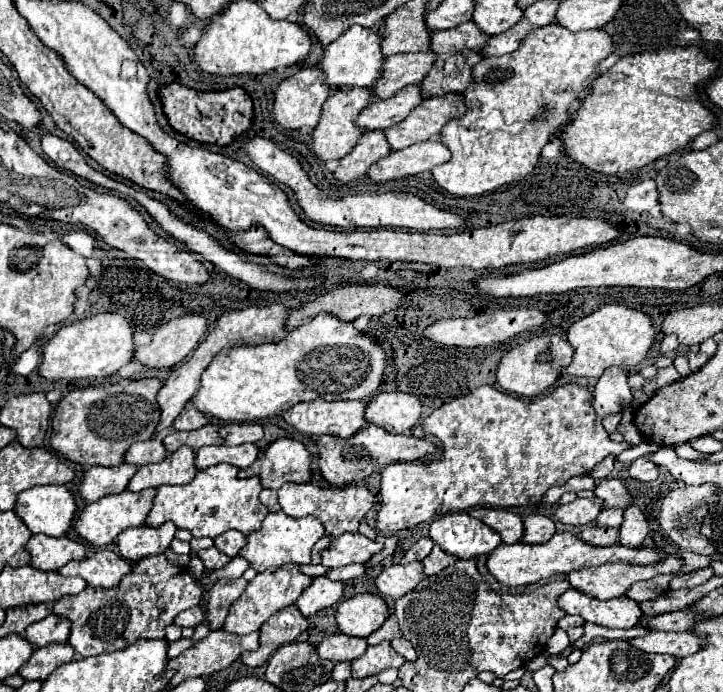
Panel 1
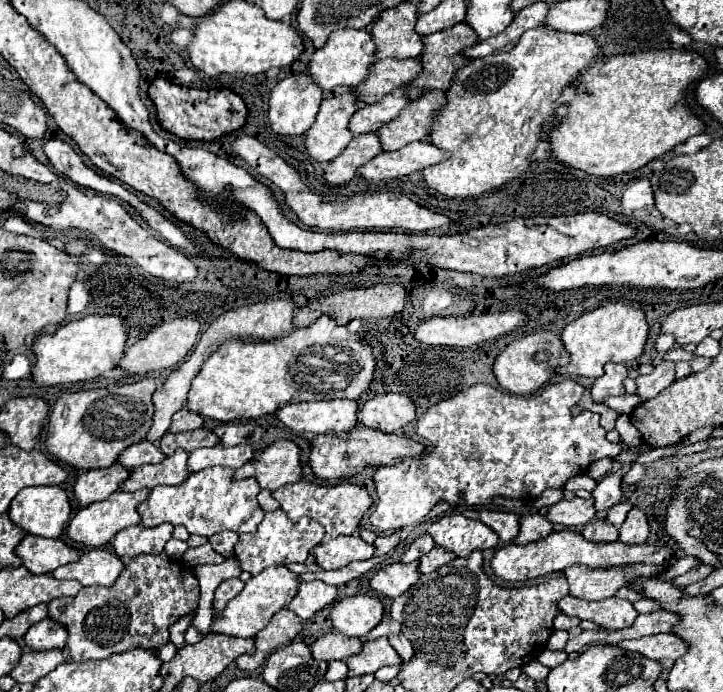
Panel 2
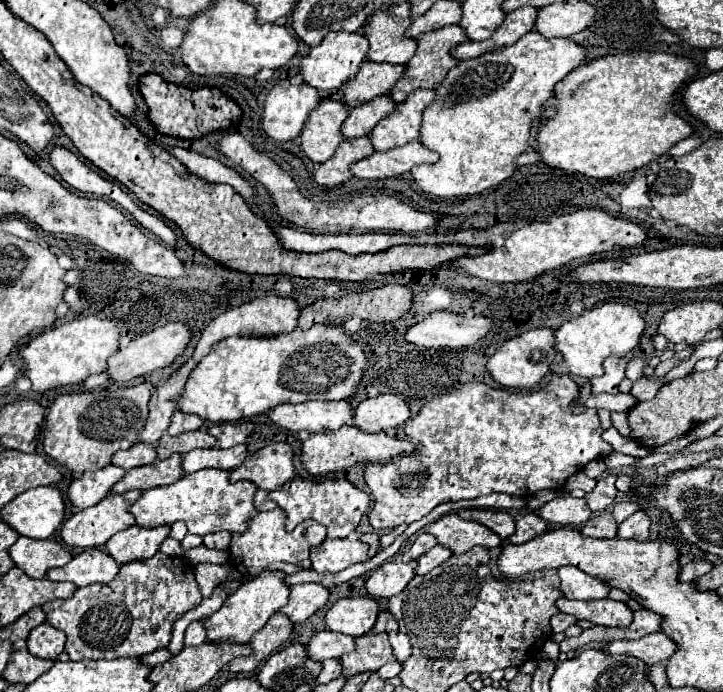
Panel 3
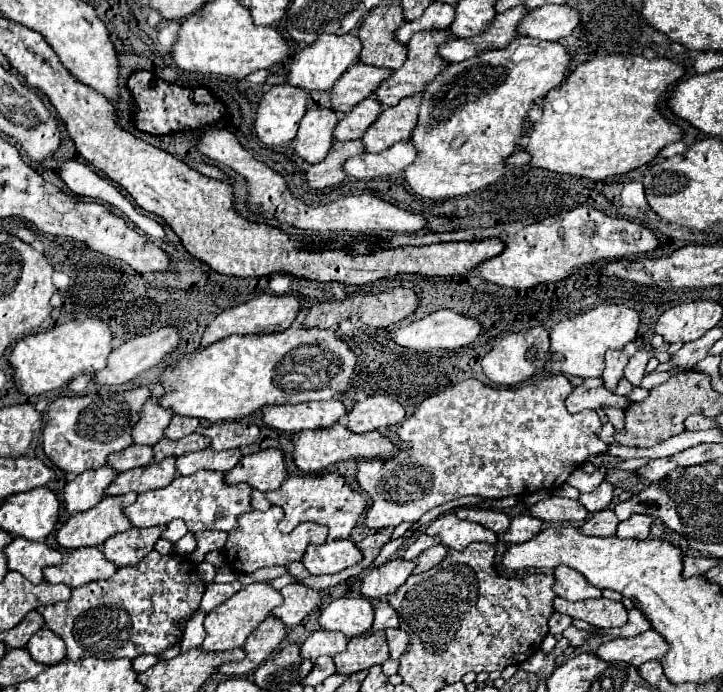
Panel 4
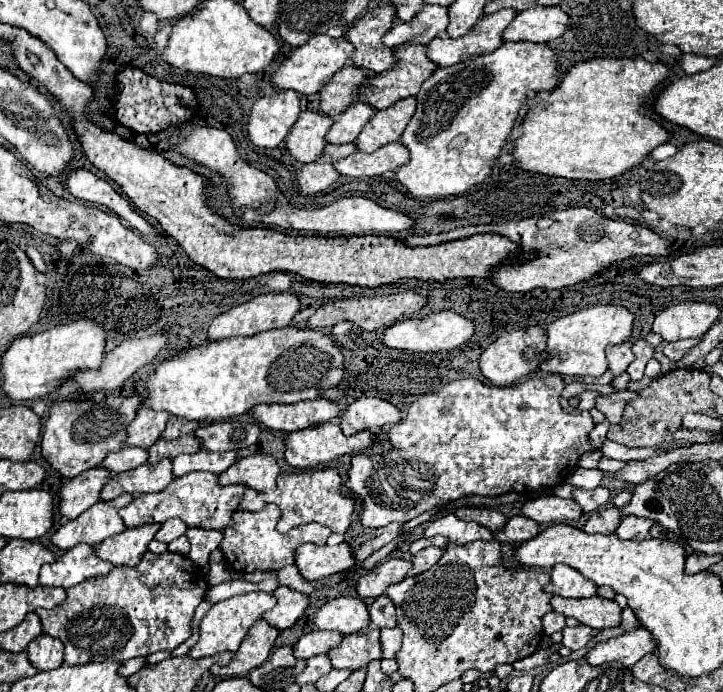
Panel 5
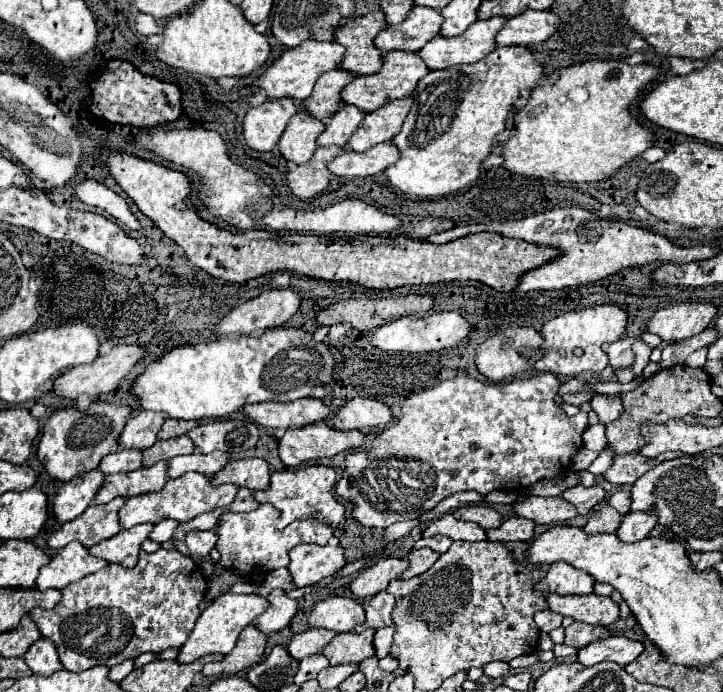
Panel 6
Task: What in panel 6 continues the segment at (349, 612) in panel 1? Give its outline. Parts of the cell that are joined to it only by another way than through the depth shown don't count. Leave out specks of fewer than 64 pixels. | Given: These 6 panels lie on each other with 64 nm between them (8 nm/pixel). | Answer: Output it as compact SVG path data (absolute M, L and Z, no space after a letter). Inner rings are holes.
M332 596L318 602L310 616L308 626L326 628L332 632L350 632L356 624L364 622L364 608L354 598Z

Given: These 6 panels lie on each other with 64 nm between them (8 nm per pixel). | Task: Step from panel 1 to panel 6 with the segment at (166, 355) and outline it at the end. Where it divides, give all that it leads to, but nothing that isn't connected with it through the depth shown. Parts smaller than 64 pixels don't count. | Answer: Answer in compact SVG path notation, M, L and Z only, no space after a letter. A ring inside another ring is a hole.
M124 344L124 346L114 346L108 354L98 356L92 364L80 366L80 368L72 368L64 374L58 376L58 380L54 380L52 392L60 398L66 400L76 400L80 394L88 394L88 396L98 396L110 390L116 390L118 382L132 370L132 366L144 356L144 348L136 346L136 344Z

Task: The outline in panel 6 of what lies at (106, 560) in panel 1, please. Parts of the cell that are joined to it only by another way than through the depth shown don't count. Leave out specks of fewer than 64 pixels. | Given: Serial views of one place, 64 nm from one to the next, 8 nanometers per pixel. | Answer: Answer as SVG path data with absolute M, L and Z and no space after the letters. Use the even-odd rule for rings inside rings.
M72 542L66 548L62 548L46 566L40 568L36 588L62 590L70 582L76 582L92 572L98 572L104 566L106 566L104 560L90 556L88 550L80 542Z

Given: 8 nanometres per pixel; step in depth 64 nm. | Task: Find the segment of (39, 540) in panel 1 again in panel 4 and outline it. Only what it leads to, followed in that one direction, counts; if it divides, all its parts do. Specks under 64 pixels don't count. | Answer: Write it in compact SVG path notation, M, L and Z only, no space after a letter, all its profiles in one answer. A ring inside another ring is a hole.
M14 538L6 548L8 570L16 570L26 576L32 584L42 582L42 570L62 562L62 554L44 542L30 542L26 538Z

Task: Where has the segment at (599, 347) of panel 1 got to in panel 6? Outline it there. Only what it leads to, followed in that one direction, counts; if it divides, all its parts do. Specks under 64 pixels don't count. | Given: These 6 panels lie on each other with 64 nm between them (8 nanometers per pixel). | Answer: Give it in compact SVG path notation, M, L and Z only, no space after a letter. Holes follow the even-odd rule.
M612 304L574 310L574 312L556 316L548 320L540 330L544 338L542 342L544 356L534 364L534 368L540 372L552 372L558 376L576 376L590 370L600 374L608 364L602 344L622 338L624 332L626 332L626 312Z

